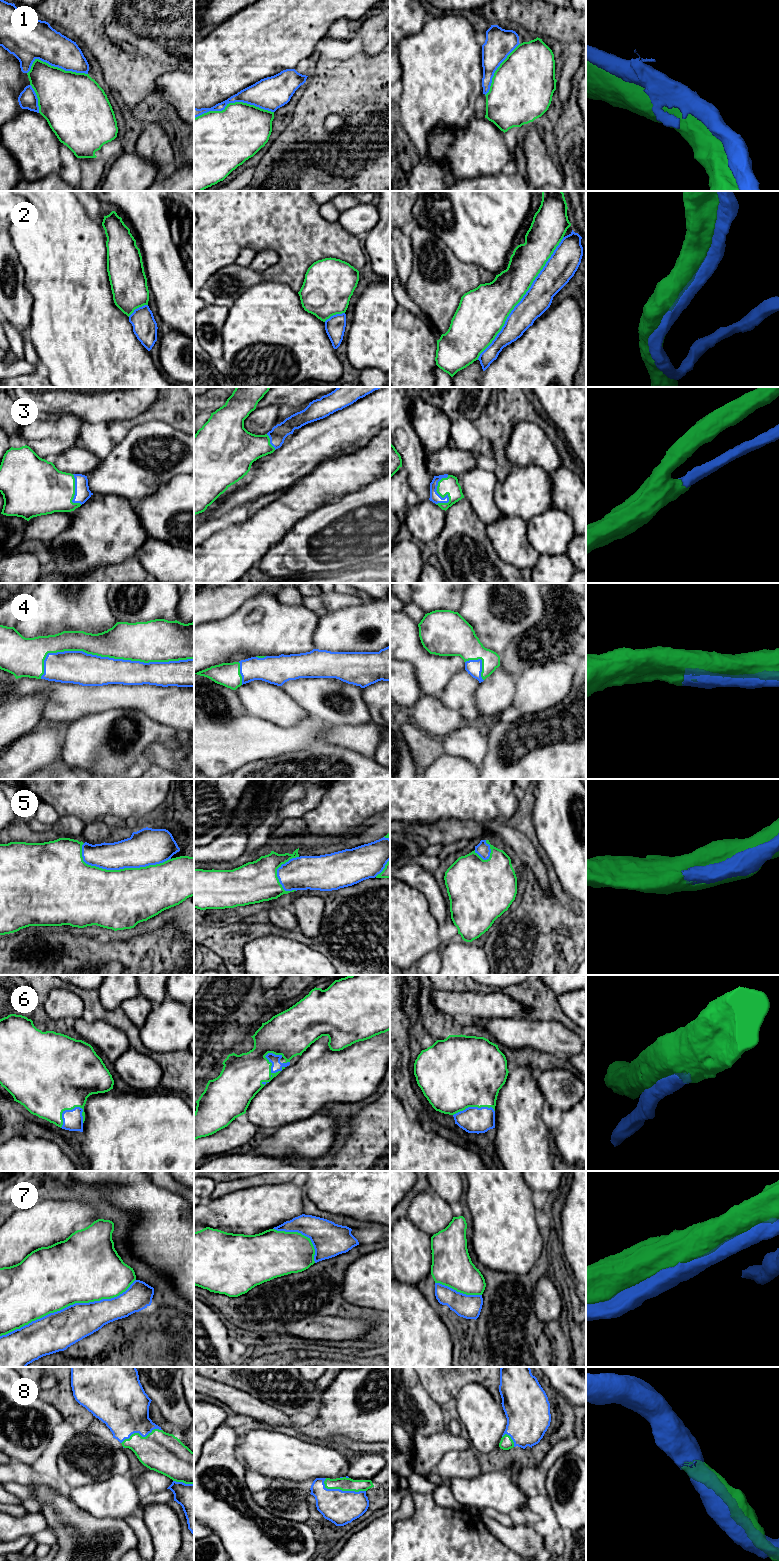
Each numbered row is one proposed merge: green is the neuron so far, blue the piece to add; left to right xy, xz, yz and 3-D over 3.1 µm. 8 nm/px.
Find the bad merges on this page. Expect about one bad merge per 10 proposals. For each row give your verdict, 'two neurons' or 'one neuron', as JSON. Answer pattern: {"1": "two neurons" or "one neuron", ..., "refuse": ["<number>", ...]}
{"1": "one neuron", "2": "one neuron", "3": "one neuron", "4": "one neuron", "5": "one neuron", "6": "one neuron", "7": "one neuron", "8": "one neuron", "refuse": []}

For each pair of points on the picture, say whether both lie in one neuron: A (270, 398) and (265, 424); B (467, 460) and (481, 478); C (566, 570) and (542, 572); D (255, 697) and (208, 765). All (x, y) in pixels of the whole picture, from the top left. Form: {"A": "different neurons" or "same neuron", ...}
{"A": "different neurons", "B": "different neurons", "C": "same neuron", "D": "different neurons"}

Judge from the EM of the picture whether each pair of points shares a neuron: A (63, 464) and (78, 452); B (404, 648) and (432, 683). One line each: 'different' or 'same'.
A: same
B: same

